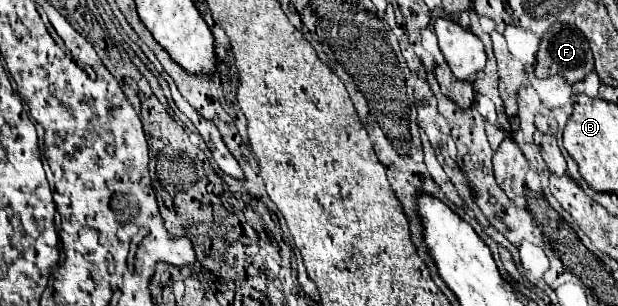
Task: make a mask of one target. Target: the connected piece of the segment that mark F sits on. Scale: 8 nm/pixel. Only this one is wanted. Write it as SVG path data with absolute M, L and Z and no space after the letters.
M562 25L542 37L540 51L536 55L536 77L544 79L560 73L568 83L576 83L592 69L594 59L588 41L574 25Z

